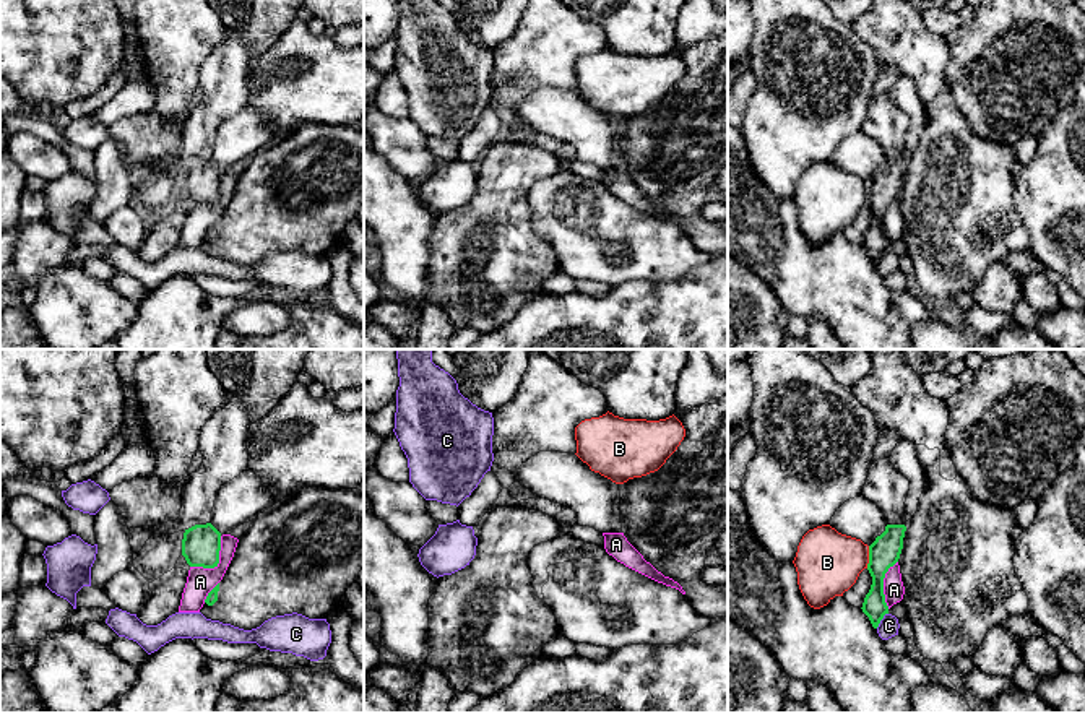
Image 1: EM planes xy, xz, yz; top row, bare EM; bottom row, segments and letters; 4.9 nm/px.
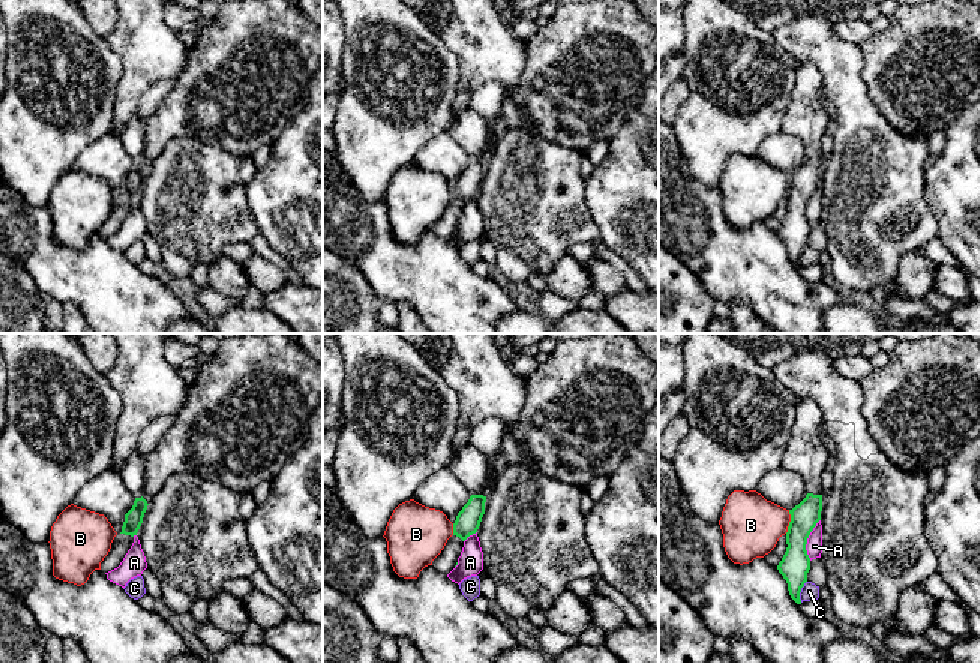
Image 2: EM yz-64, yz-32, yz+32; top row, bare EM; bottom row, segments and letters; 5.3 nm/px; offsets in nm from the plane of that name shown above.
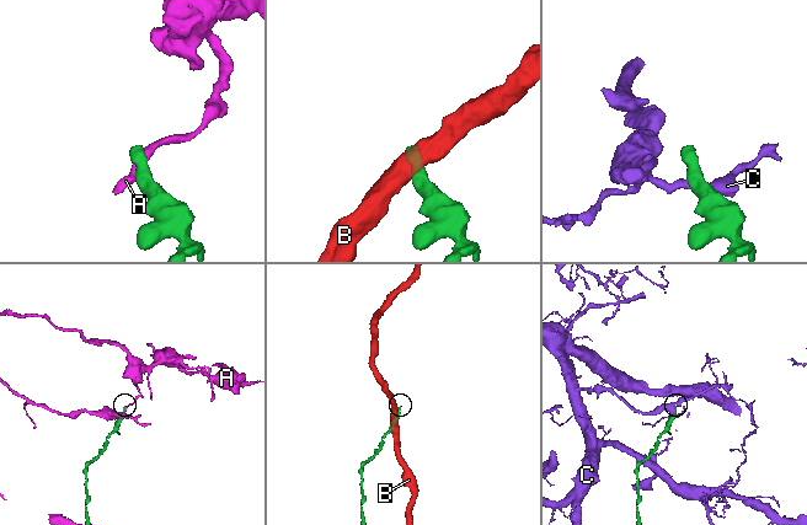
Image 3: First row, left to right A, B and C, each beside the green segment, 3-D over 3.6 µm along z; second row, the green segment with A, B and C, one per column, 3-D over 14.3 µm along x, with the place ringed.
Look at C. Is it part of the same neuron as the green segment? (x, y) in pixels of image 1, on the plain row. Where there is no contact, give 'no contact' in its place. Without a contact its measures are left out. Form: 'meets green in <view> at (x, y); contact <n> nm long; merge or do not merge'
meets green in yz at (881, 255); contact 100 nm long; do not merge

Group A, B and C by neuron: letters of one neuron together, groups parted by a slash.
A / B / C

